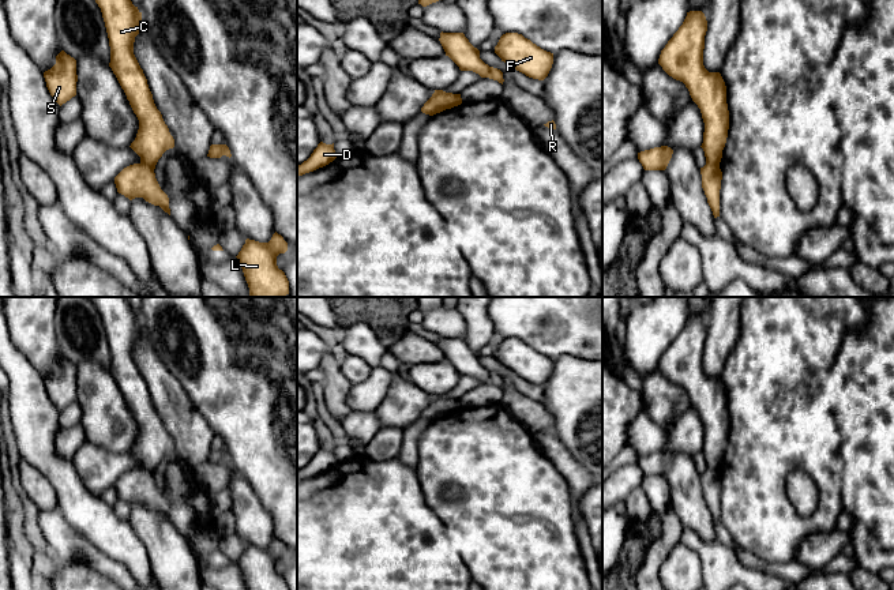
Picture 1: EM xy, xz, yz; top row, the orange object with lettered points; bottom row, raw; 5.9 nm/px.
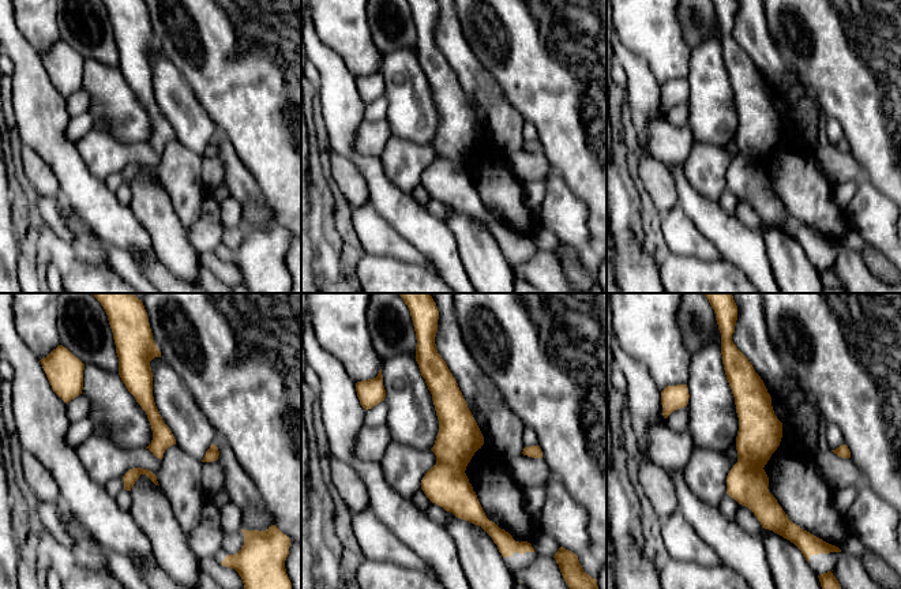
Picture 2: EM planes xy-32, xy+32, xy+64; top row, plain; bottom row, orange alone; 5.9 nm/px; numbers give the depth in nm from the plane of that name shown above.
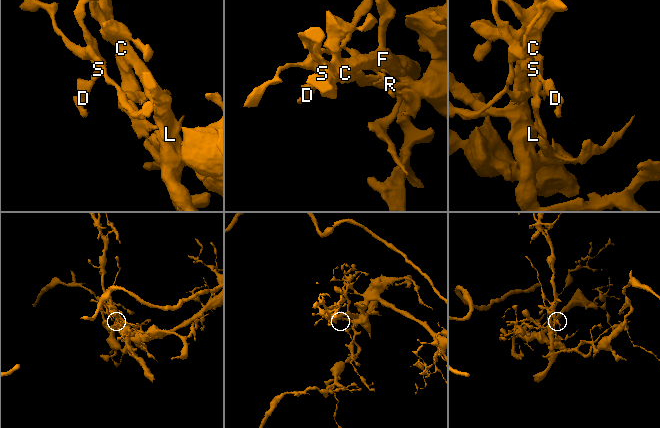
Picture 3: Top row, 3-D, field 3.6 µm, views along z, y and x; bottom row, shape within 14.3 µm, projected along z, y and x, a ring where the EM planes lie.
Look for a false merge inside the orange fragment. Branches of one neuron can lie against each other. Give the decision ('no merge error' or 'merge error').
merge error

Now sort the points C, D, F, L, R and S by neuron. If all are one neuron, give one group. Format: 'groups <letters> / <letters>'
groups C D F L S / R

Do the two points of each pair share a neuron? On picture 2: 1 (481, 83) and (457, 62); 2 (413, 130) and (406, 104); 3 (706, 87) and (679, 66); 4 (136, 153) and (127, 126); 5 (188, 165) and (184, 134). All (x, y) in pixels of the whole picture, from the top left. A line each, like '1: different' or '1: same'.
1: same
2: same
3: different
4: different
5: different

